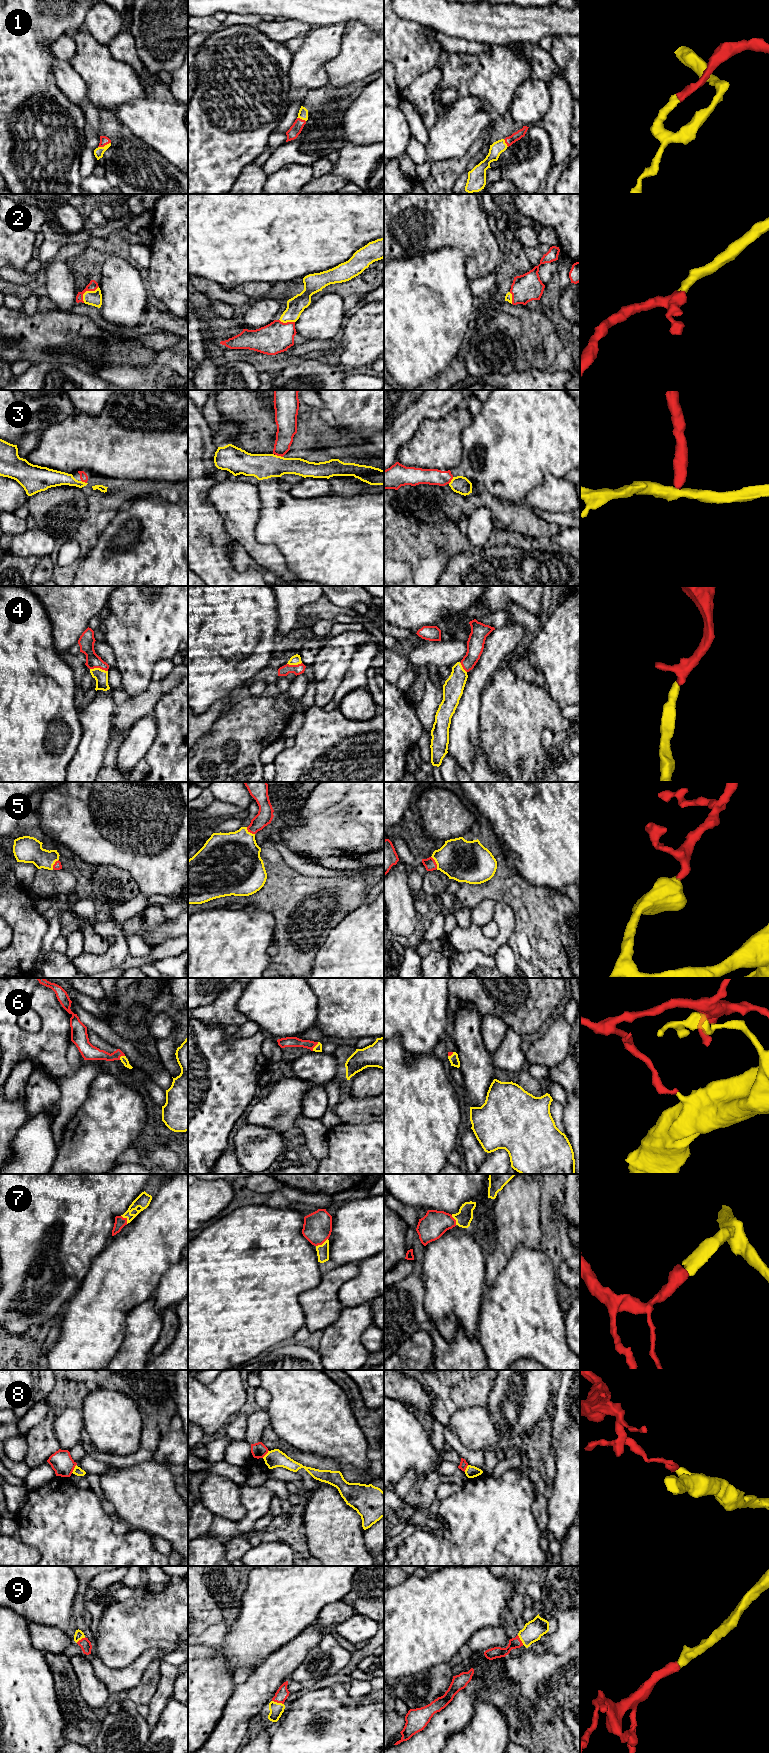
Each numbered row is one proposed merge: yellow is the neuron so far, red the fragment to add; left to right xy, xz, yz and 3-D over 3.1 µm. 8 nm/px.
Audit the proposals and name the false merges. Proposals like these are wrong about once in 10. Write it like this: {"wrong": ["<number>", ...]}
{"wrong": ["8"]}

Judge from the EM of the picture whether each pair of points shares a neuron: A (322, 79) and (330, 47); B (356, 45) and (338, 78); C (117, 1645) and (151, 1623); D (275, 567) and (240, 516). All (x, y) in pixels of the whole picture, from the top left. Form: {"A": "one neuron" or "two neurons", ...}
{"A": "one neuron", "B": "one neuron", "C": "one neuron", "D": "one neuron"}

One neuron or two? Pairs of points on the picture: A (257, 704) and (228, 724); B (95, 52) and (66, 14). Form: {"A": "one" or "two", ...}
{"A": "one", "B": "two"}

